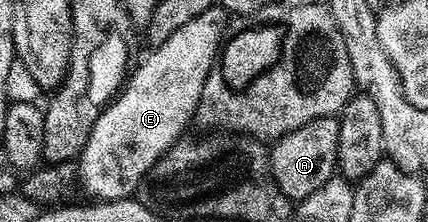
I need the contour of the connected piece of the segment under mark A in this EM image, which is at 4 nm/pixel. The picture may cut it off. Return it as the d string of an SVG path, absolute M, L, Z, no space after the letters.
M337 116L315 118L307 122L307 126L299 126L299 130L291 130L291 134L282 136L272 145L269 165L279 190L283 190L283 194L287 194L289 200L298 202L307 198L334 176L339 142L337 122Z

